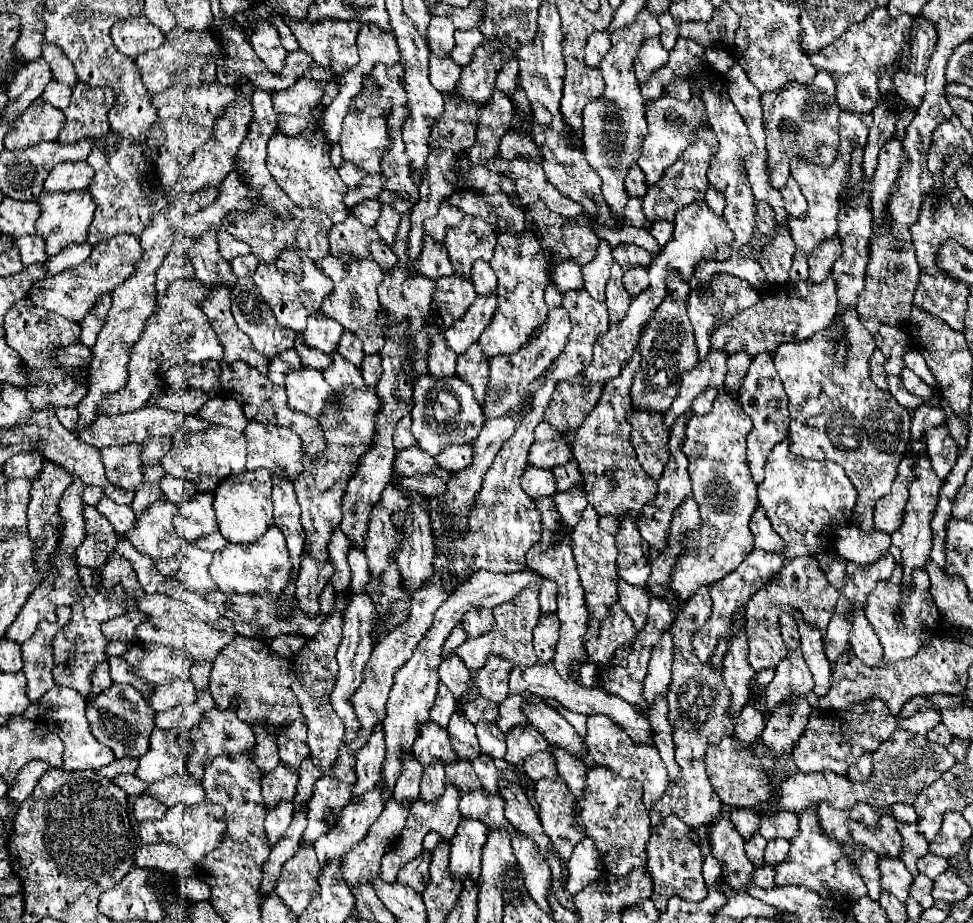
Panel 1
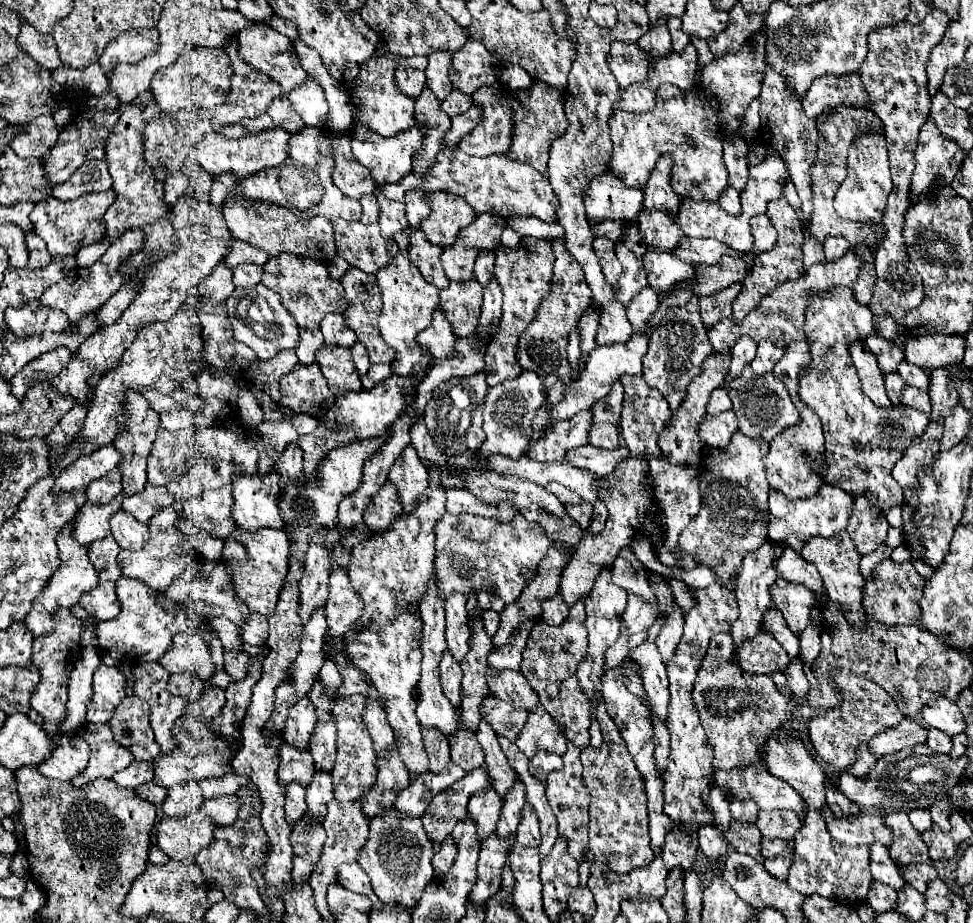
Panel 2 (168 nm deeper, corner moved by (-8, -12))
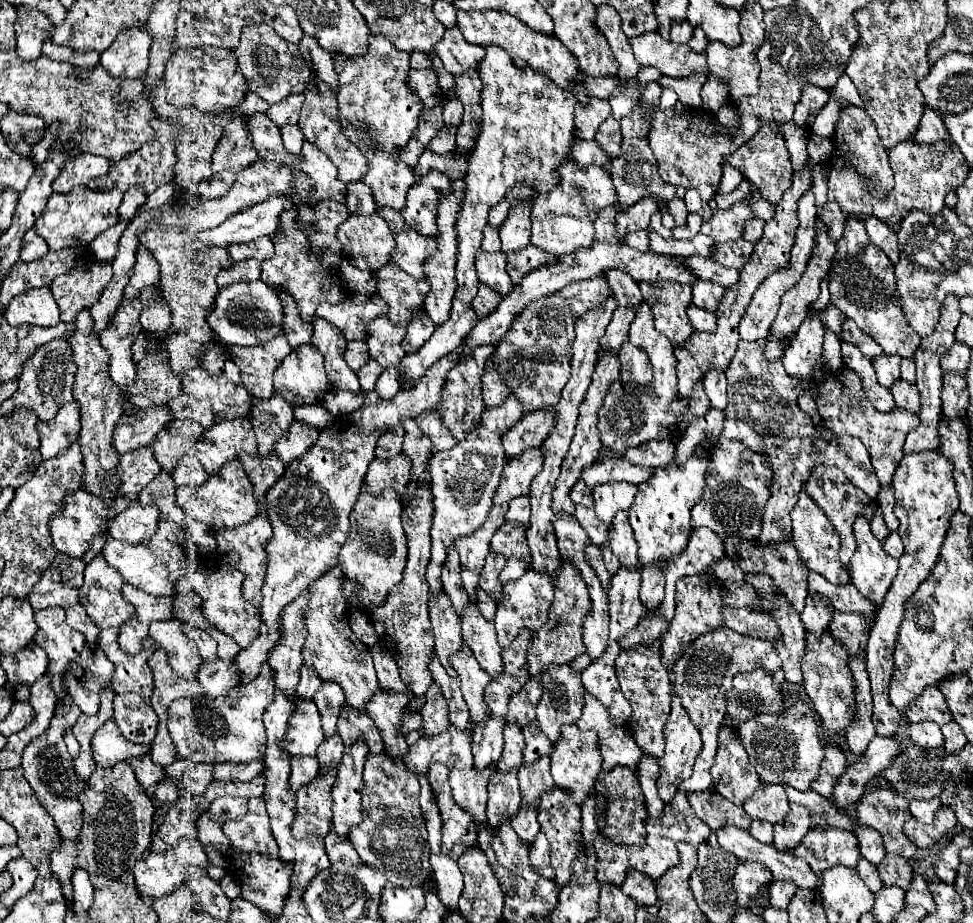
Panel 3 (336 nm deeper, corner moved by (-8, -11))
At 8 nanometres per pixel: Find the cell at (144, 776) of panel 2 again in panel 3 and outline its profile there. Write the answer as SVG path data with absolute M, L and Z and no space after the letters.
M142 754L142 756L134 756L132 760L128 760L136 772L138 782L144 788L150 788L154 784L158 784L160 780L164 780L164 768L160 768L158 764L152 762L150 754Z

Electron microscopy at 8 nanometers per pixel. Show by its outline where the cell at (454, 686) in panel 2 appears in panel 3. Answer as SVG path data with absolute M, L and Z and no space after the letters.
M444 588L436 596L430 596L430 622L436 638L436 656L448 668L448 674L456 676L448 662L448 656L452 652L458 652L460 646L464 646L464 640L460 636L460 618L456 616L452 600Z

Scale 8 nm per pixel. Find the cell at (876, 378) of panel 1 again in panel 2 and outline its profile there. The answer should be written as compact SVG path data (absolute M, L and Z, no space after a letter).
M852 343L848 347L850 355L852 355L852 361L856 365L856 371L858 371L858 377L862 381L862 391L878 405L878 407L888 407L892 405L888 401L888 395L886 395L886 389L884 389L884 375L878 367L878 361L876 361L876 355L864 345L864 343Z

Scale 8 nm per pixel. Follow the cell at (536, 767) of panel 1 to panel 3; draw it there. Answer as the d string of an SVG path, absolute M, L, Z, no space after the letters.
M536 720L530 722L528 726L522 728L522 734L524 734L524 740L526 740L526 746L524 746L524 762L526 764L532 764L532 760L544 756L544 754L552 754L552 744L550 740L540 732Z

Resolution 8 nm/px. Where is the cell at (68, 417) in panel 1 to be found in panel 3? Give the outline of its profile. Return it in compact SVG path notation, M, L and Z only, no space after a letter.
M68 402L64 404L52 420L38 422L40 432L40 454L44 460L58 456L66 450L80 432L80 404Z

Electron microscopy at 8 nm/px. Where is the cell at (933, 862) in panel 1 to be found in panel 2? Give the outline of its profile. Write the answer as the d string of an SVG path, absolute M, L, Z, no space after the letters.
M916 863L916 865L910 865L908 869L900 869L904 873L904 879L914 887L918 889L920 893L926 893L928 891L928 883L932 879L938 877L938 871L934 867L934 863Z

